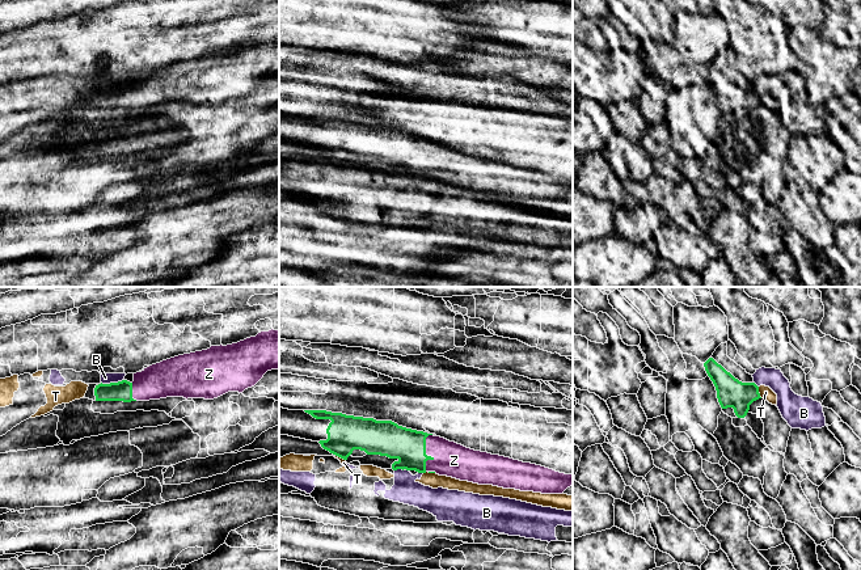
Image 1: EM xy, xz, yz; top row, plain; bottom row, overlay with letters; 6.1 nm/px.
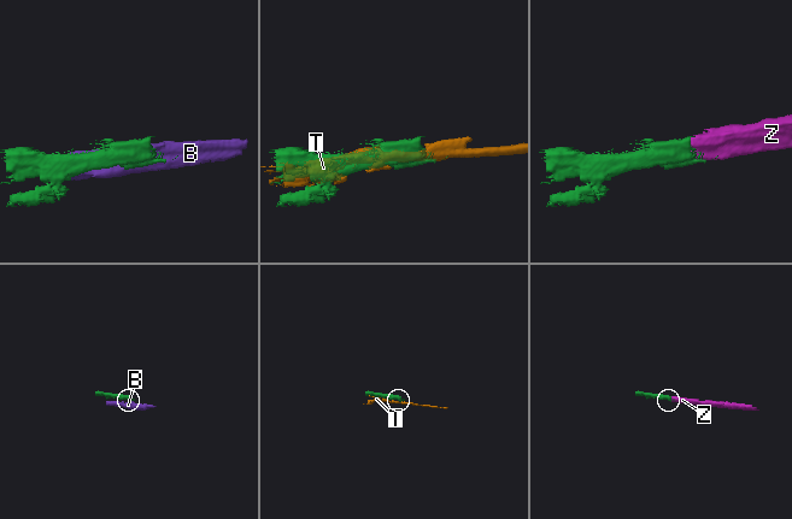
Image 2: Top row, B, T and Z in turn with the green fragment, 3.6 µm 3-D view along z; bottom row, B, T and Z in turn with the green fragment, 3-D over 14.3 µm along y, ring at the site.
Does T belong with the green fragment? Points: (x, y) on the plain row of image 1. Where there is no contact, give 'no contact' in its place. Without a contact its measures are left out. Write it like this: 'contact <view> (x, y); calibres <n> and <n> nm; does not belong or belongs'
contact yz (758, 98); calibres 180 and 80 nm; does not belong

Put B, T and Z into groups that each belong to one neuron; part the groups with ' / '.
B T / Z

